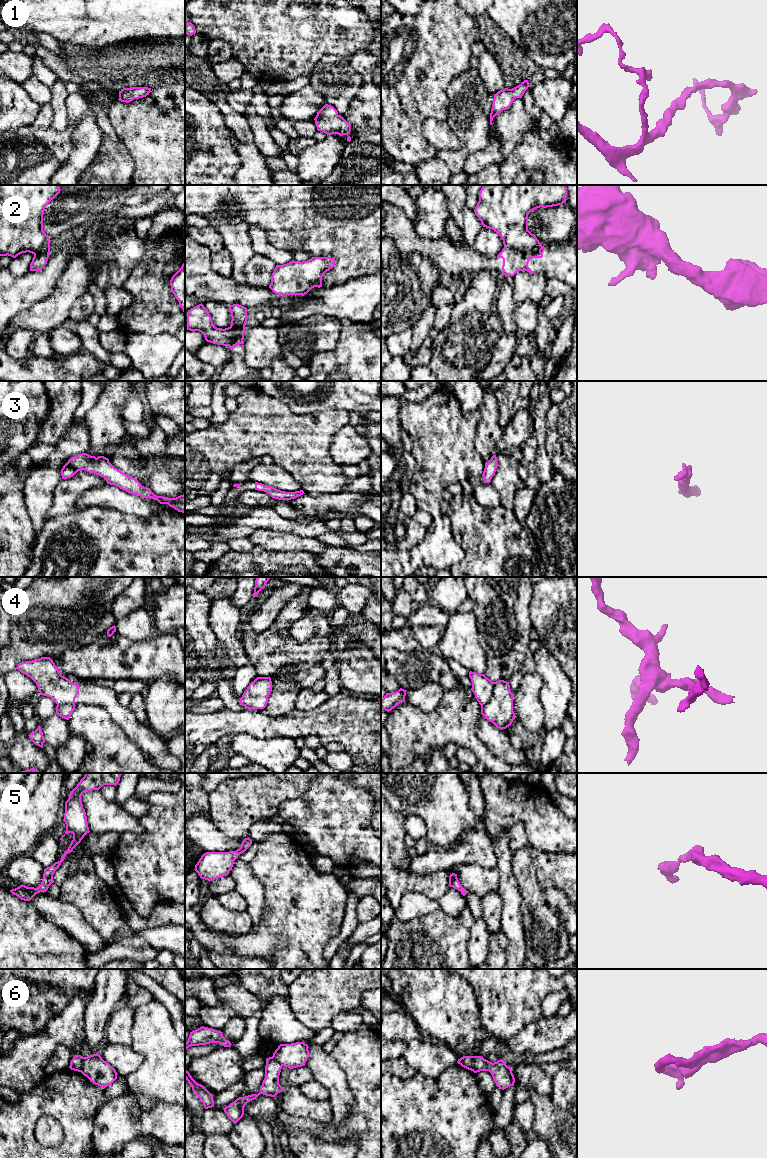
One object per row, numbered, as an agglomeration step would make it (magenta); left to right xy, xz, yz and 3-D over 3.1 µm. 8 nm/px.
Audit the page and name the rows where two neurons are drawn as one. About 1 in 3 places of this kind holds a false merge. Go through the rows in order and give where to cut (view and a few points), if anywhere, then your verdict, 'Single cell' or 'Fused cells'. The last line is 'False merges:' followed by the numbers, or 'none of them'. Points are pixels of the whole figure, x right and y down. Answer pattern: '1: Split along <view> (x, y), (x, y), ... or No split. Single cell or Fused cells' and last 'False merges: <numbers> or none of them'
1: No split. Single cell
2: Split along yz (541, 245), (532, 251), (516, 251), (504, 246). Fused cells
3: No split. Single cell
4: Split along yz (494, 682), (491, 698), (481, 706). Fused cells
5: No split. Single cell
6: Split along yz (472, 1056), (476, 1072). Fused cells
False merges: 2, 4, 6

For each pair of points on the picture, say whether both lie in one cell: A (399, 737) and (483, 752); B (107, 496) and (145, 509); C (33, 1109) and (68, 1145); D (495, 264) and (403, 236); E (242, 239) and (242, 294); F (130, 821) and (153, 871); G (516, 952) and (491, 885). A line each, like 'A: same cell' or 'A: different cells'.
A: same cell
B: same cell
C: same cell
D: same cell
E: different cells
F: different cells
G: different cells

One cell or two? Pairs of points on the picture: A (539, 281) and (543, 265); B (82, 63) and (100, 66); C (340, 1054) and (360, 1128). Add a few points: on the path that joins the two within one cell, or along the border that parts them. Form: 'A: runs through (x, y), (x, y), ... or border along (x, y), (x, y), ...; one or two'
A: border along (535, 272), (542, 272), (547, 278); two
B: runs through (86, 63), (96, 66); one
C: runs through (358, 1072), (362, 1076), (362, 1110); one

